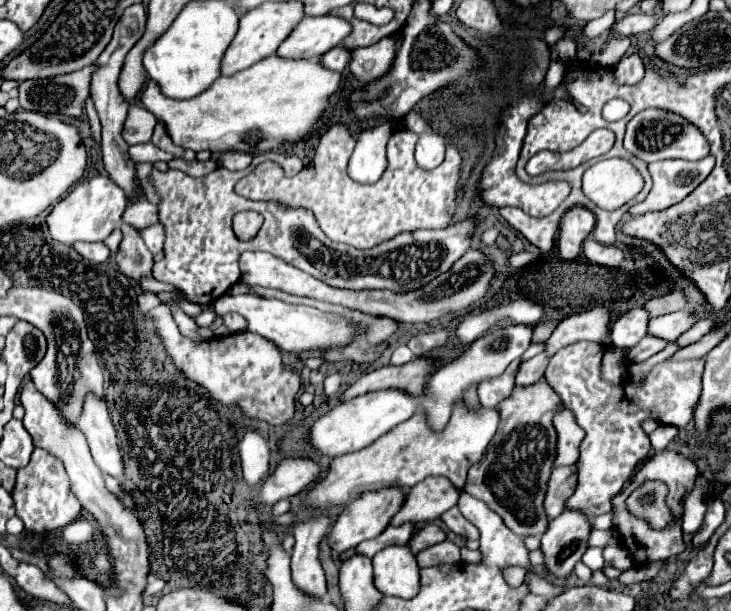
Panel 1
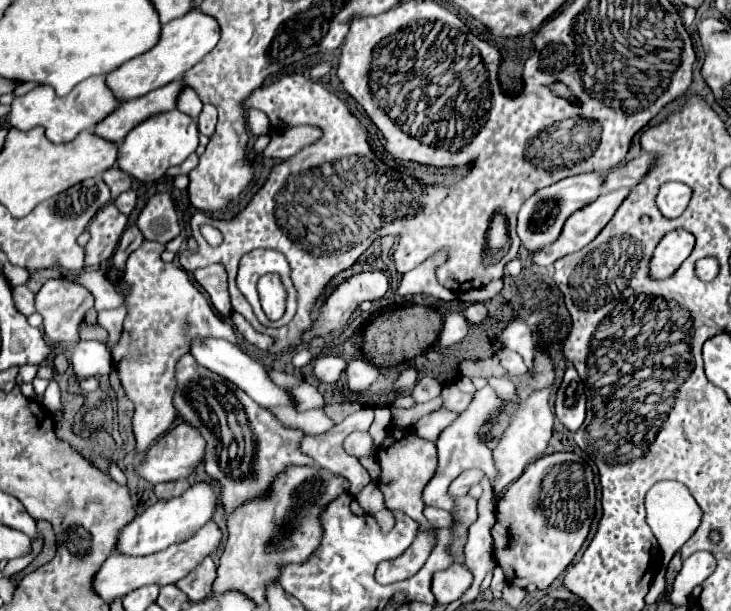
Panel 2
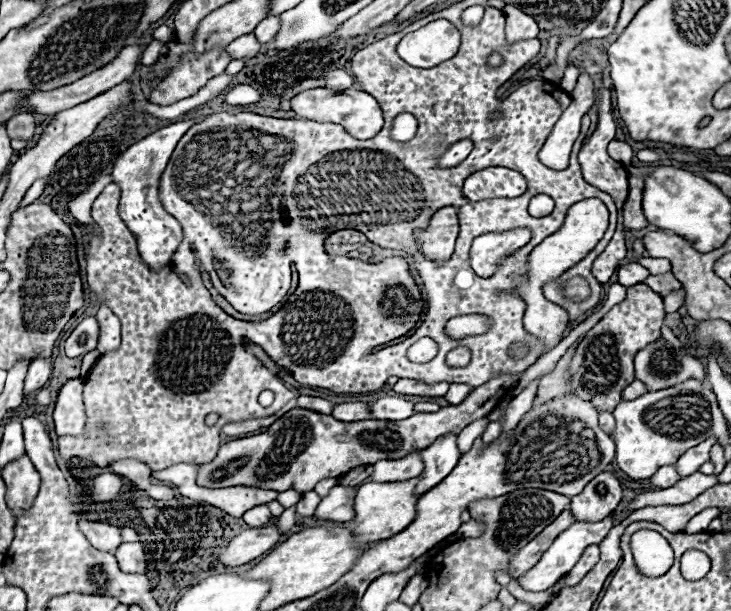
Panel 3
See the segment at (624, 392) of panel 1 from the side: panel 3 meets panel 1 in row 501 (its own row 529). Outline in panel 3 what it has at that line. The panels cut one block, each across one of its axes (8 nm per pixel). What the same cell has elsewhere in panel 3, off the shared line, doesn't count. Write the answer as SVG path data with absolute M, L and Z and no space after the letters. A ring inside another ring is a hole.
M614 514L604 518L604 520L598 520L598 522L574 522L568 530L564 530L554 542L552 546L542 554L540 562L536 566L532 566L518 582L524 590L532 590L532 592L540 592L540 590L548 590L550 586L554 586L564 574L568 574L574 564L580 560L580 556L584 554L584 550L590 546L590 544L600 544L604 540L604 536L614 528Z

